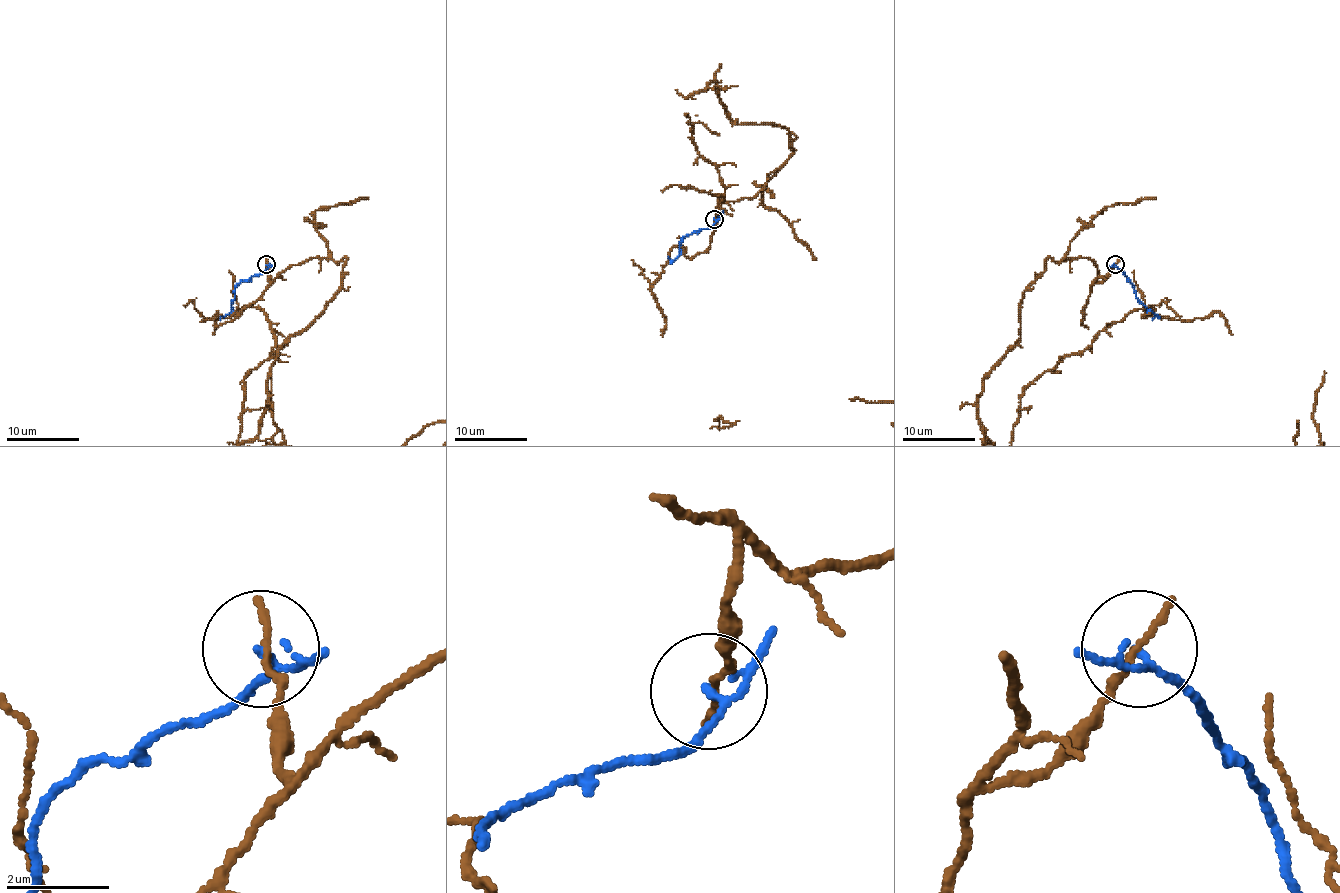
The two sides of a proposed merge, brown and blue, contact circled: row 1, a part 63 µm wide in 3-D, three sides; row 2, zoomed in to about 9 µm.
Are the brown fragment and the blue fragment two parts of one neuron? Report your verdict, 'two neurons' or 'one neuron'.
two neurons

